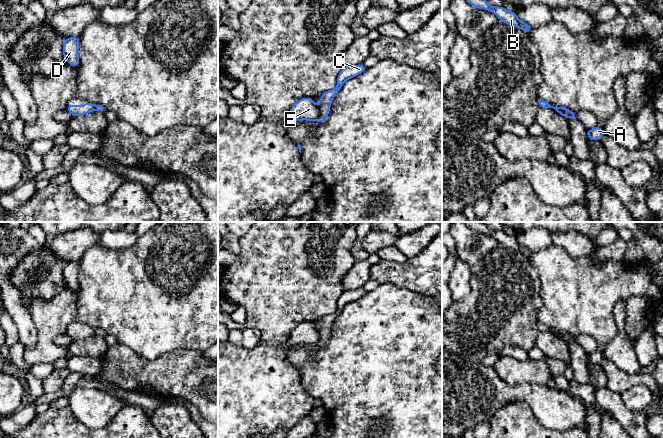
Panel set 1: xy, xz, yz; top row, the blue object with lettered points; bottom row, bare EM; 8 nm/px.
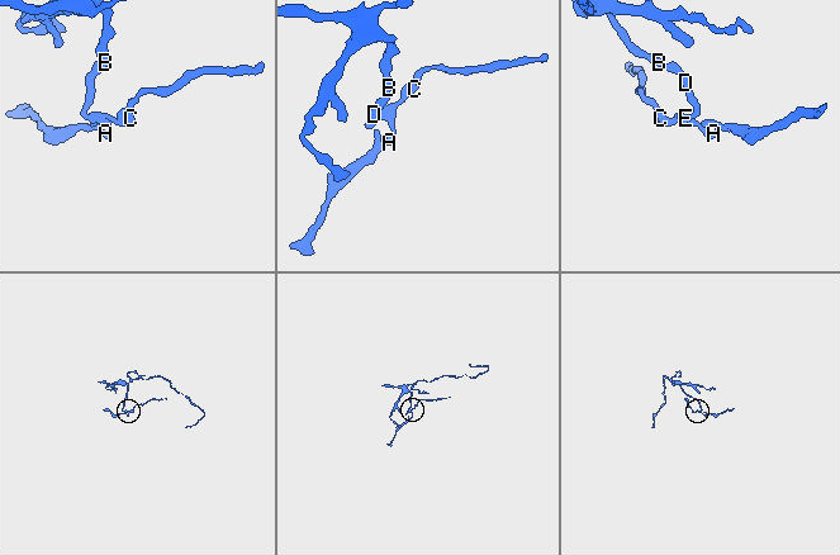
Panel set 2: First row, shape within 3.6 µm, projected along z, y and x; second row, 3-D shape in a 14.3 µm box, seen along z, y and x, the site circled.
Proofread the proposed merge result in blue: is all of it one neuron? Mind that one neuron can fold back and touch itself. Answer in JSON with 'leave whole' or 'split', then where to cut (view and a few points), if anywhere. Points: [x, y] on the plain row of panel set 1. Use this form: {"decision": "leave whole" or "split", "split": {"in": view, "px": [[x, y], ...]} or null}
{"decision": "split", "split": {"in": "xz", "px": [[319, 332], [319, 338], [316, 343]]}}

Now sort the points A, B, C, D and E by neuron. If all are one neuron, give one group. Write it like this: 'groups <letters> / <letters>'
groups A C / B D E

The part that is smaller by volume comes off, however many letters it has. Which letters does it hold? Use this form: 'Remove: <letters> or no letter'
Remove: A, C

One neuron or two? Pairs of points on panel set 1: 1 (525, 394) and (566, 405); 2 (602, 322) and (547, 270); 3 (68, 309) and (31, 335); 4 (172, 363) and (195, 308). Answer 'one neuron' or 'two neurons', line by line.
1: one neuron
2: one neuron
3: two neurons
4: two neurons

